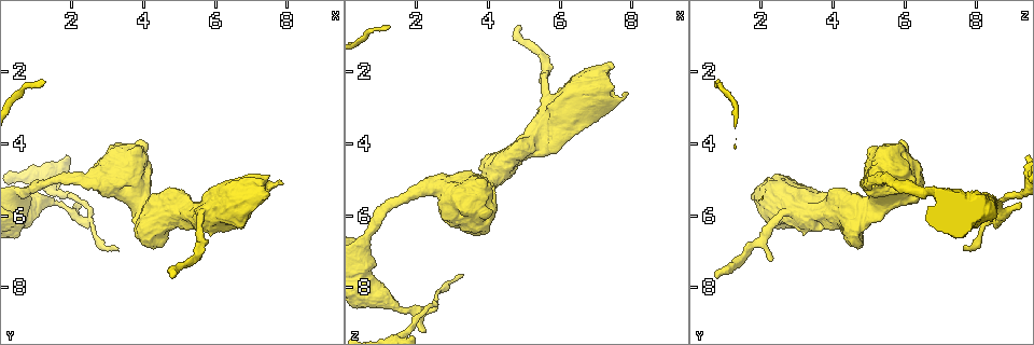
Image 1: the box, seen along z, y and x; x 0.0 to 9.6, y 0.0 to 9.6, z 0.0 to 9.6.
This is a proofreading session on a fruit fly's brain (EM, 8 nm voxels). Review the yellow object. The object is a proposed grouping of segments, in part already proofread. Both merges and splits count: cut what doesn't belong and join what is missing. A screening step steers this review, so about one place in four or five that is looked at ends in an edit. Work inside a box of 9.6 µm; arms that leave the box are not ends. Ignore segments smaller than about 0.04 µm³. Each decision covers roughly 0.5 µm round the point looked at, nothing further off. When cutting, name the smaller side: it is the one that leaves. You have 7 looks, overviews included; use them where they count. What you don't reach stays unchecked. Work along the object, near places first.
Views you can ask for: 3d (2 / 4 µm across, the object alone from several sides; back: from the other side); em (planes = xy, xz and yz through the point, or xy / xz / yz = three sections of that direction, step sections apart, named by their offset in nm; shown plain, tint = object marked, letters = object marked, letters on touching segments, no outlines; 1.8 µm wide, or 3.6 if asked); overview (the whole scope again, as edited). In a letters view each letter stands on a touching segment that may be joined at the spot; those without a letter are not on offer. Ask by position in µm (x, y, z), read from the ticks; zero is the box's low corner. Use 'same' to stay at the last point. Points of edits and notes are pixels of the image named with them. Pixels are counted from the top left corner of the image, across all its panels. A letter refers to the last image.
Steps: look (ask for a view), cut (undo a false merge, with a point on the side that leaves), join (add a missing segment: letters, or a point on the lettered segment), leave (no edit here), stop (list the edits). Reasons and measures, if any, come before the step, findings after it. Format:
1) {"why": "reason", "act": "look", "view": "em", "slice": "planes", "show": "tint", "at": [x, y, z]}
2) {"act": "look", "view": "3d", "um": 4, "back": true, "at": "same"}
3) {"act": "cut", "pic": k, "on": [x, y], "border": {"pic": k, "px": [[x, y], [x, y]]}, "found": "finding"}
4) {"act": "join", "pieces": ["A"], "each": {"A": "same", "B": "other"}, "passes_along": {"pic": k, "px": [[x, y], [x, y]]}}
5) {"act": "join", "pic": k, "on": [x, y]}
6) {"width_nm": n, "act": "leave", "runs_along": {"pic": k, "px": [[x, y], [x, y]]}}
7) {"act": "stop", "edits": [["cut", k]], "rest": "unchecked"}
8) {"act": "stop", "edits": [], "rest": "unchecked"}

{"why": "free end", "act": "look", "view": "3d", "um": 2, "at": [4.90, 7.65, 0.75]}

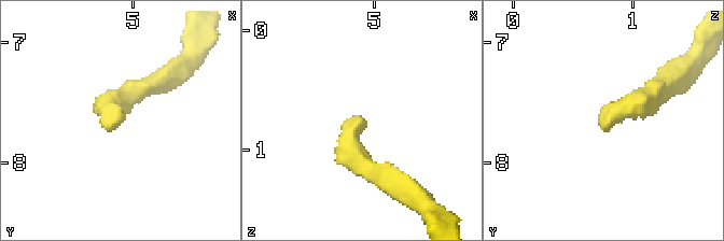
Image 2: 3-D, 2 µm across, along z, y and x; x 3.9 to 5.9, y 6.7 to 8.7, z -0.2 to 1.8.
{"act": "look", "view": "em", "slice": "planes", "show": "letters", "at": [4.88, 7.66, 0.72]}

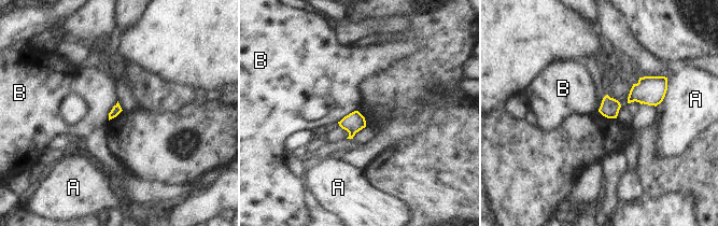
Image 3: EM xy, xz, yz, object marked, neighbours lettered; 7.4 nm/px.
{"act": "leave", "each": {"A": "other", "B": "other"}, "border": {"pic": 3, "px": [[117, 101], [109, 113], [108, 119]]}, "found": "none of them fits"}

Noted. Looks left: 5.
{"why": "calibre changes", "act": "look", "view": "3d", "um": 4, "at": [5.60, 6.05, 2.40]}

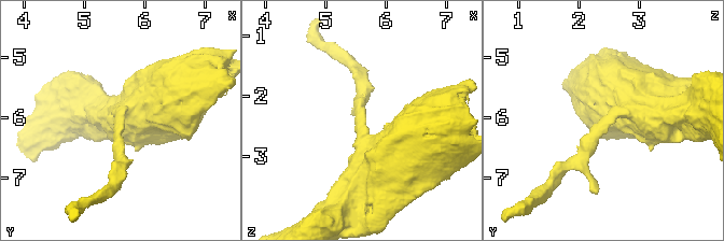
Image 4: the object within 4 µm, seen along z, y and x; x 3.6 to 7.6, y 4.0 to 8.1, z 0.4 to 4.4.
{"arm_widths_nm": [200, 700], "act": "look", "view": "em", "slice": "planes", "show": "tint", "at": [5.50, 6.10, 2.45]}

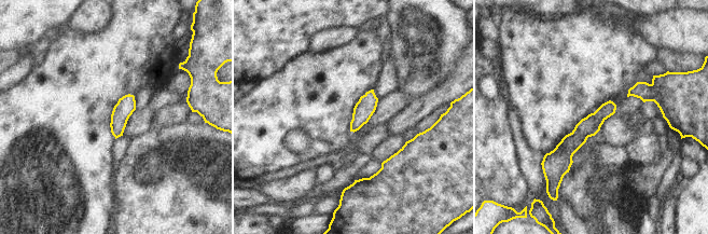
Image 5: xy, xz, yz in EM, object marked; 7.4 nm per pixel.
{"why": "what lies round it", "act": "look", "view": "em", "slice": "planes", "show": "letters", "at": "same"}

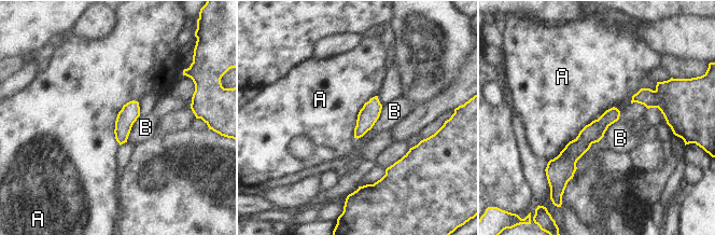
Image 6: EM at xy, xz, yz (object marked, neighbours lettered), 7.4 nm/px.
{"width_nm": 140, "act": "leave", "each": {"A": "other", "B": "other"}, "runs_along": {"pic": 6, "px": [[614, 110], [568, 157], [565, 176]]}, "found": "continuous, no second cell"}

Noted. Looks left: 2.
{"why": "free end", "act": "look", "view": "3d", "um": 2, "at": [3.25, 6.90, 7.65]}

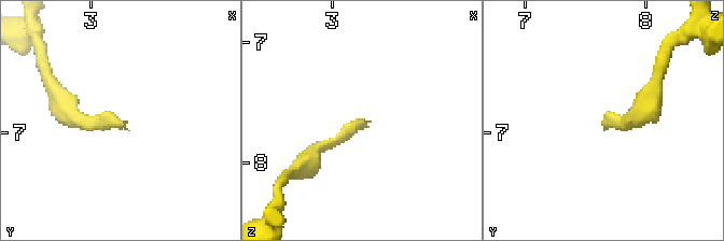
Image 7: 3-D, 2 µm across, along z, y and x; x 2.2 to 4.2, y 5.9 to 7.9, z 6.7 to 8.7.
{"act": "look", "view": "em", "slice": "xz", "step": 4, "show": "letters", "at": [3.28, 6.92, 7.66]}

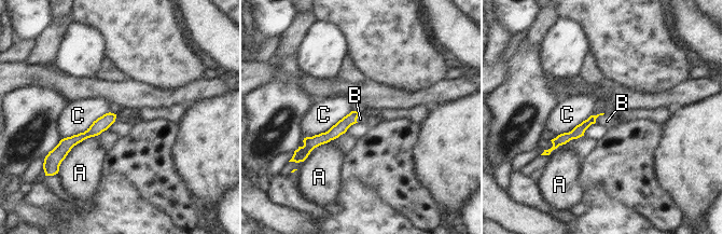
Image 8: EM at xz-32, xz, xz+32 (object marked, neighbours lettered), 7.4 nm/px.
{"act": "join", "pieces": ["B"], "each": {"A": "other", "B": "same", "C": "other"}, "passes_along": {"pic": 8, "px": [[579, 131], [598, 115], [607, 121]]}, "found": "the cell continues"}

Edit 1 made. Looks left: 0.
{"act": "stop", "edits": [["join", 8]], "rest": "unchecked"}

